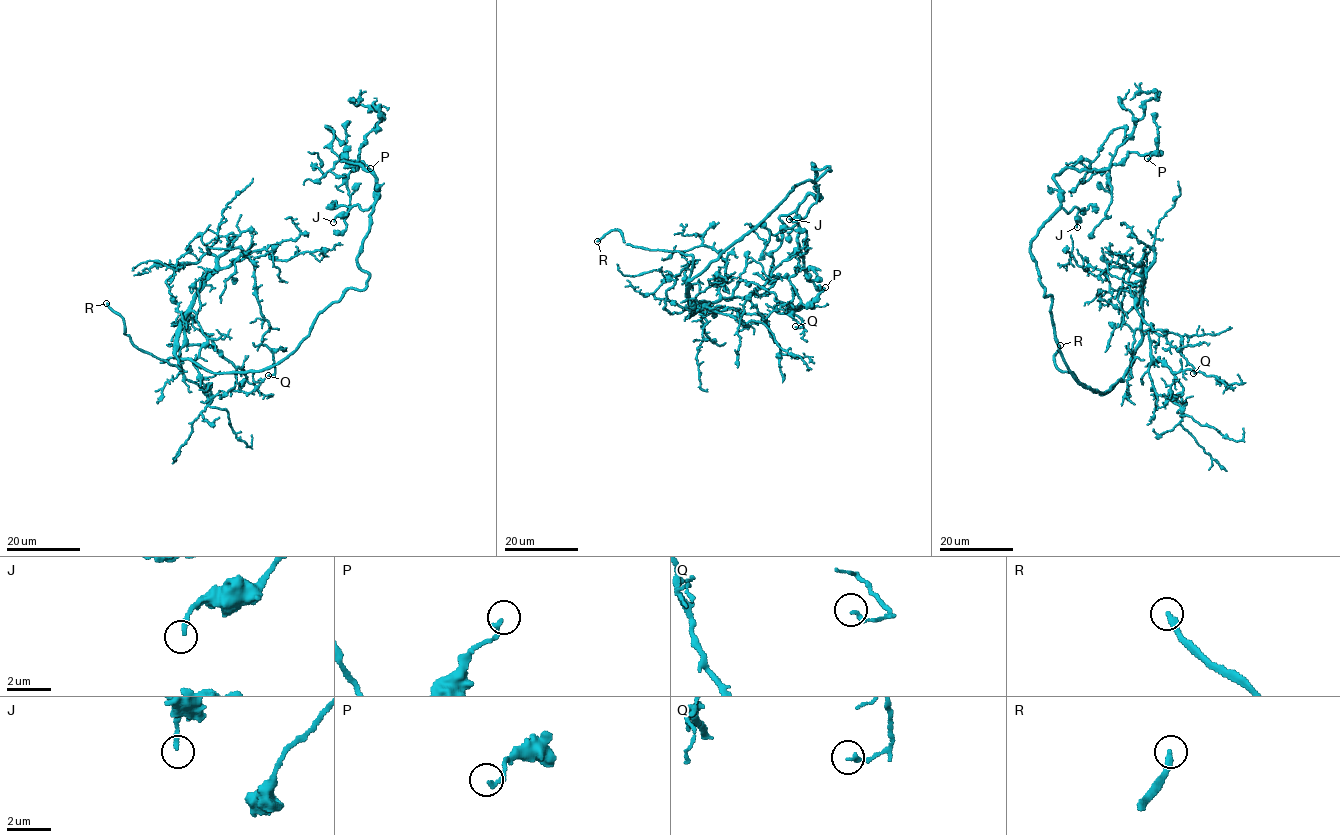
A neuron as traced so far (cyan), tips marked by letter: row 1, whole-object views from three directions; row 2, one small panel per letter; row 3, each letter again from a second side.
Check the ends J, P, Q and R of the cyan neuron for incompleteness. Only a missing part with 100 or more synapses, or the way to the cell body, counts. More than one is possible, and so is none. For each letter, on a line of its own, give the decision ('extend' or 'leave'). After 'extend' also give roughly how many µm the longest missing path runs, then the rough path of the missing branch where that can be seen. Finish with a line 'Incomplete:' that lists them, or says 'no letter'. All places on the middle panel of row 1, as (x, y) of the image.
J: leave
P: leave
Q: leave
R: leave
Incomplete: no letter

